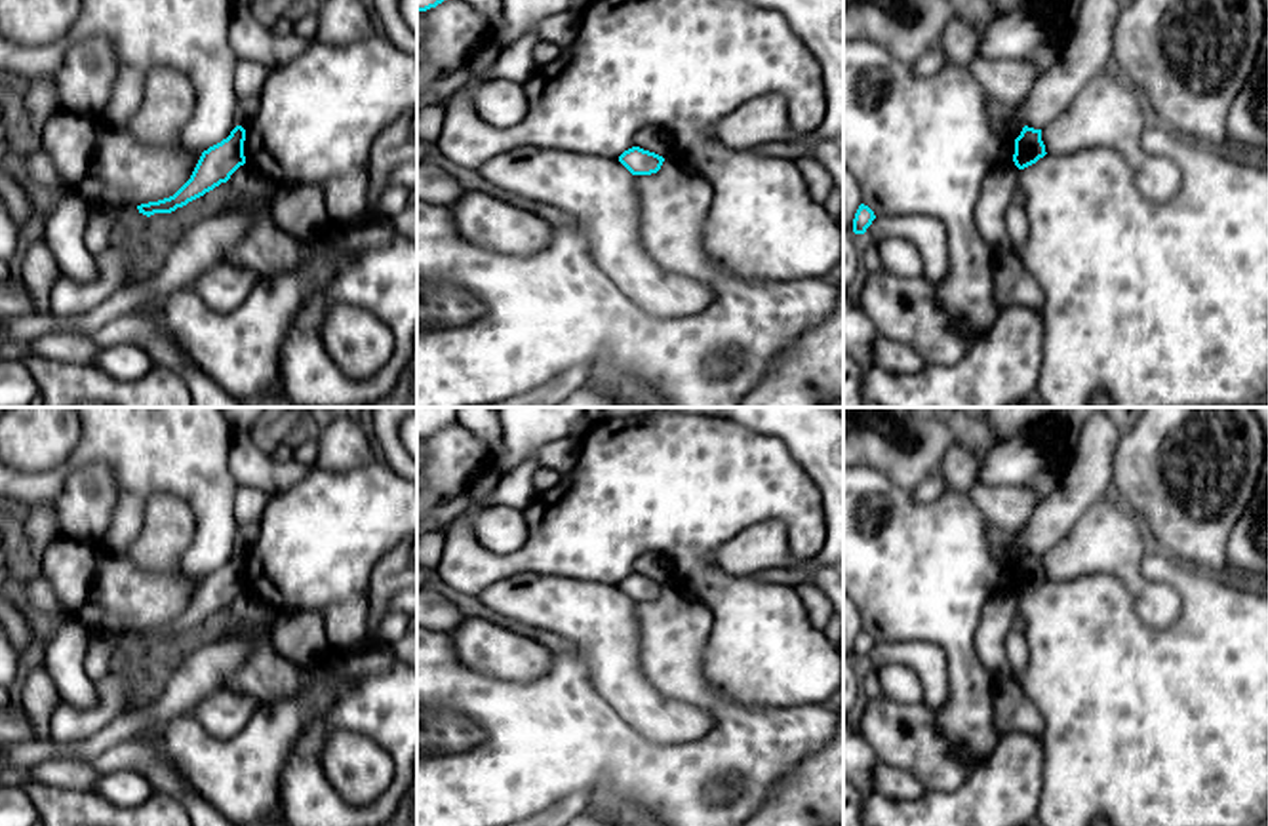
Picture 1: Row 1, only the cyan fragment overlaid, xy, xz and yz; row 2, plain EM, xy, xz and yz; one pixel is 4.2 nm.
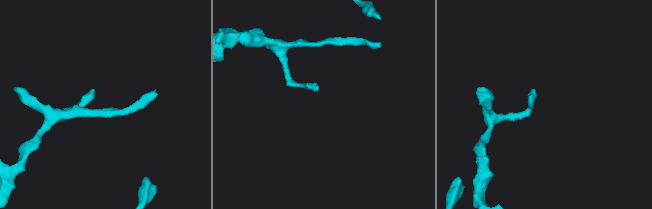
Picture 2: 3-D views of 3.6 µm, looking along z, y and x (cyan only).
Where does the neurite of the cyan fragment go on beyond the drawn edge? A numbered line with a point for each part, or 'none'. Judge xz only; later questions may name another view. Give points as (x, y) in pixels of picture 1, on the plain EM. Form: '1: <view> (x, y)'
none

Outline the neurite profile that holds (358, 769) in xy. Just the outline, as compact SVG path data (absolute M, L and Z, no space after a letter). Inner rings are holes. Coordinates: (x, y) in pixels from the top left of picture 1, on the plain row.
M350 731L329 735L320 763L329 784L350 805L377 799L394 777L390 756L373 738Z

